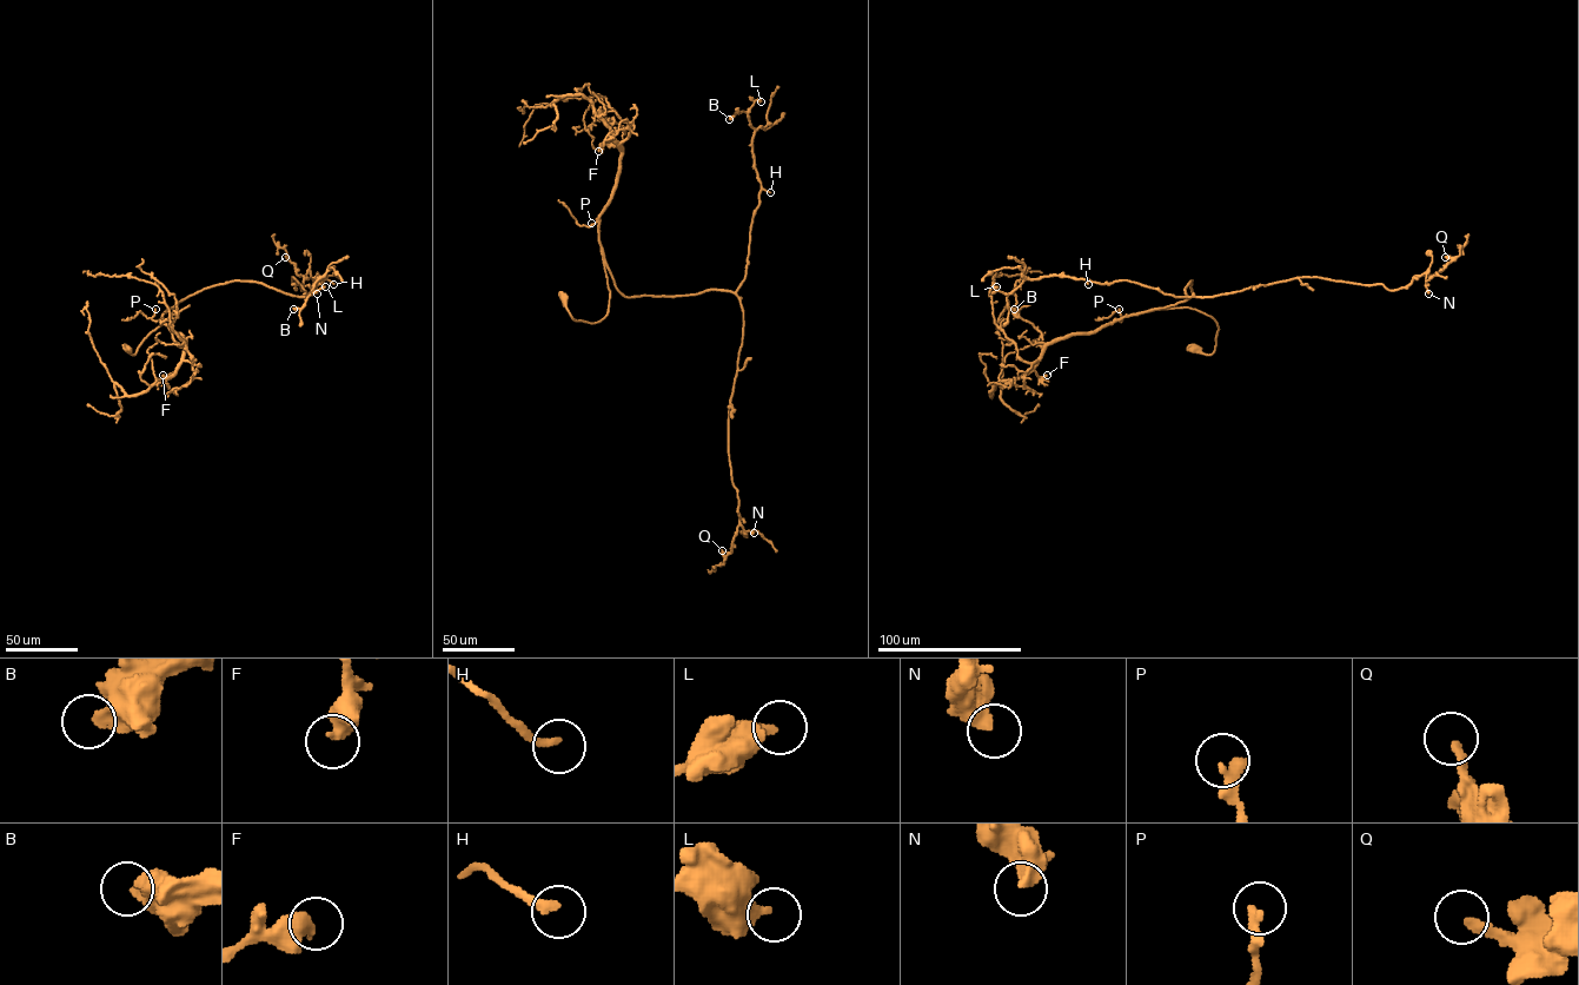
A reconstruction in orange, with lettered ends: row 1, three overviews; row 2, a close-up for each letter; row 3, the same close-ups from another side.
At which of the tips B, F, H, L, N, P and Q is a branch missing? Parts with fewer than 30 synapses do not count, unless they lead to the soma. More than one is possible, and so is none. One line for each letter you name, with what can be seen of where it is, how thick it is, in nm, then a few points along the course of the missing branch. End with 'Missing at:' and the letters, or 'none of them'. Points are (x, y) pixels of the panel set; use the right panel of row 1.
Missing at: none of them

